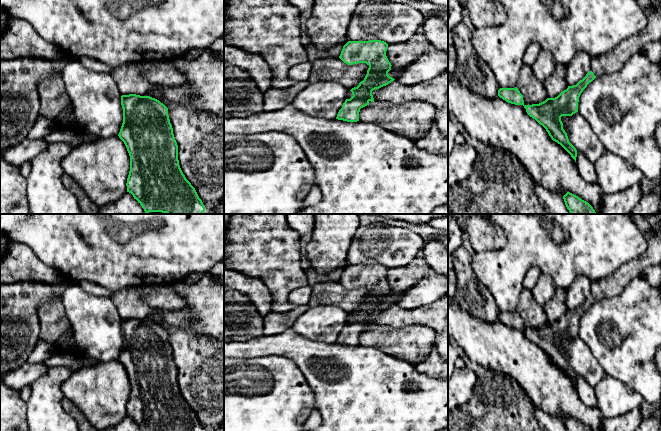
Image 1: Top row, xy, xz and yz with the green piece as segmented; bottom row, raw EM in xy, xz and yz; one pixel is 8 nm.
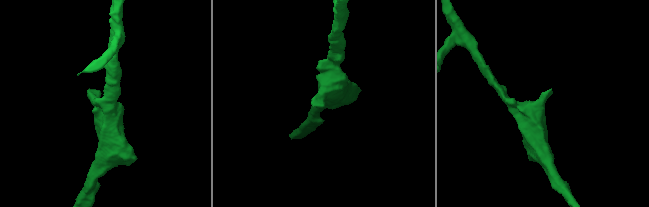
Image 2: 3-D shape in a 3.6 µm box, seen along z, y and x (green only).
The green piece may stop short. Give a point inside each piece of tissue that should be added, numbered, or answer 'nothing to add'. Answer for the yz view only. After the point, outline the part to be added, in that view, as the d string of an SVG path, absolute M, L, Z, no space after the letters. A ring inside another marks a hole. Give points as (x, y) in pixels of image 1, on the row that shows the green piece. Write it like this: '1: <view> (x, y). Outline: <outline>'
1: yz (612, 61). Outline: M661 6L648 15L647 29L621 42L612 51L591 59L591 71L596 77L618 71L633 54L642 52L649 42L661 40Z

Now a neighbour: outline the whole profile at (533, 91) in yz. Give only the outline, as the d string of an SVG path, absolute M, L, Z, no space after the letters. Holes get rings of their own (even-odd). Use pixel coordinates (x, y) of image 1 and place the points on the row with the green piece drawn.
M522 66L516 87L523 95L524 105L539 104L548 98L544 83L535 77L532 66Z

